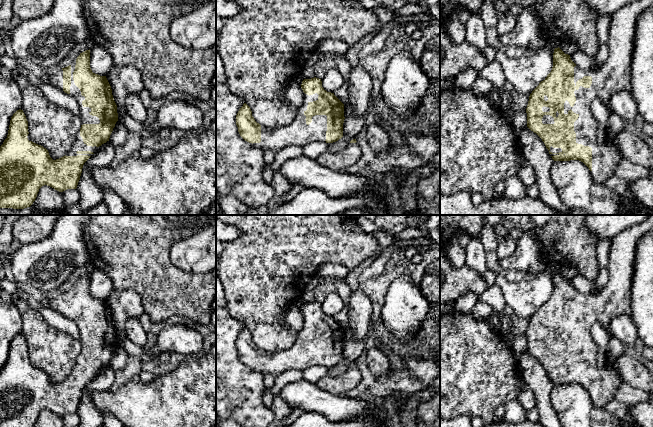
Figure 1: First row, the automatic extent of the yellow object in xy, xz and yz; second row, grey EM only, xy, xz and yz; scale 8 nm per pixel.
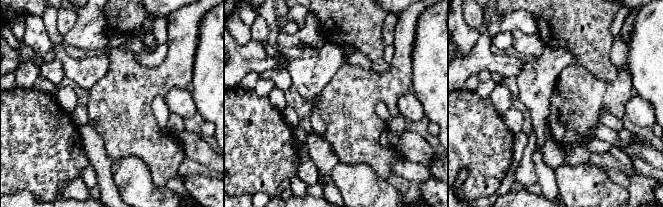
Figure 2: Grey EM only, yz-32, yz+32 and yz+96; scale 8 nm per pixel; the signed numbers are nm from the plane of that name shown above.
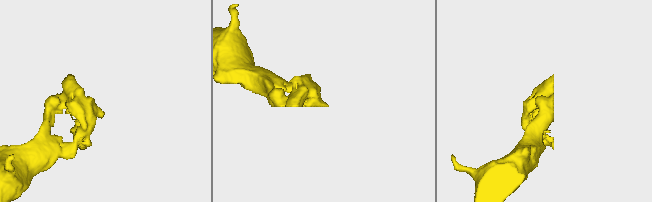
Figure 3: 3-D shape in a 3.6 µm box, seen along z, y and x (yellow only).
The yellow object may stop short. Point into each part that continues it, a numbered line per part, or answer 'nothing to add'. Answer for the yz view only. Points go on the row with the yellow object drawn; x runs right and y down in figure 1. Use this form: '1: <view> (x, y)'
1: yz (614, 74)

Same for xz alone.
1: xz (298, 133)

